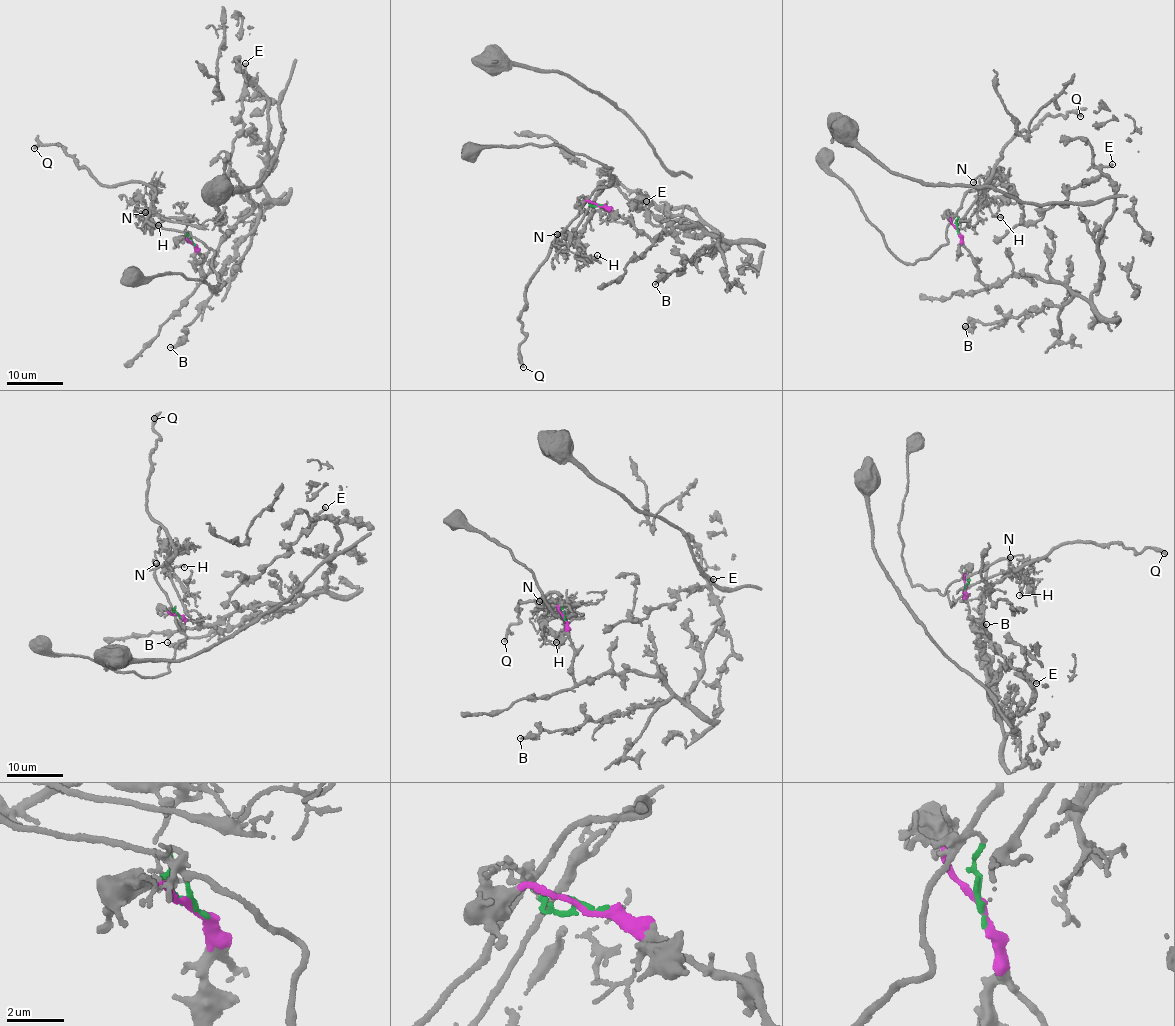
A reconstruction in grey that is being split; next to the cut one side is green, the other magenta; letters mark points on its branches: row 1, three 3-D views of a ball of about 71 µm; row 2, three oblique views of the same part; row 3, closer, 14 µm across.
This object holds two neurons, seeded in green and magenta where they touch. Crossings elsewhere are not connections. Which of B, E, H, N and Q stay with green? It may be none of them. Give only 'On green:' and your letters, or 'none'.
On green: H, N, Q

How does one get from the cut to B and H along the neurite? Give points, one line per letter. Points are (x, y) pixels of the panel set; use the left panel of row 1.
B: (192, 243), (204, 275), (235, 224), (260, 207), (186, 333), (169, 346)
H: (192, 243), (187, 239), (186, 232), (157, 227), (147, 221), (150, 211), (147, 227), (151, 230), (158, 226)

